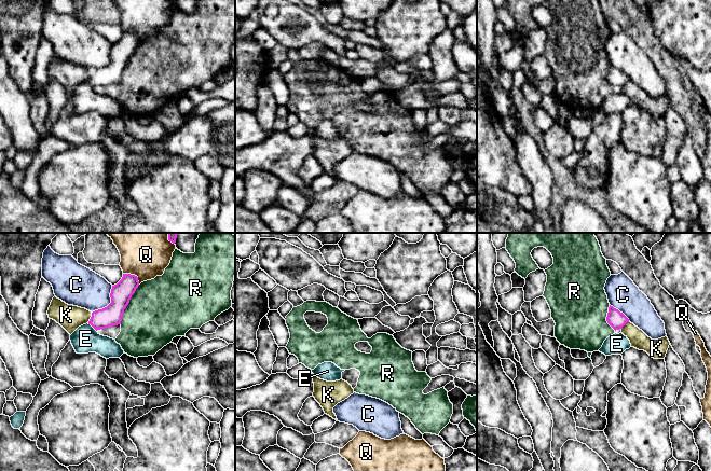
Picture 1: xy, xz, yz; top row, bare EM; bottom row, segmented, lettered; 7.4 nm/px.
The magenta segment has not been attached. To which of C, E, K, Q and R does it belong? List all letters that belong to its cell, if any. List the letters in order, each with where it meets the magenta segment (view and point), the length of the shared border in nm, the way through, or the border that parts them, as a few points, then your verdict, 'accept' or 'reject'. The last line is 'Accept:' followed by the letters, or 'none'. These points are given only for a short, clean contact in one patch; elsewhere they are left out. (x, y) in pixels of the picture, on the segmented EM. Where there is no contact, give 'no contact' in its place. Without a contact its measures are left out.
C: contact xy (110, 303); length 260 nm; border xy (112, 286), (110, 302), (92, 313); reject
E: contact xy (92, 326); length 90 nm; way xy (110, 316), (99, 319), (92, 326), (85, 338); accept
K: contact xy (91, 318); length 90 nm; border xy (92, 313), (87, 322); reject
Q: contact xy (134, 275); length 150 nm; reject
R: contact xy (127, 304); length 320 nm; reject
Accept: E

